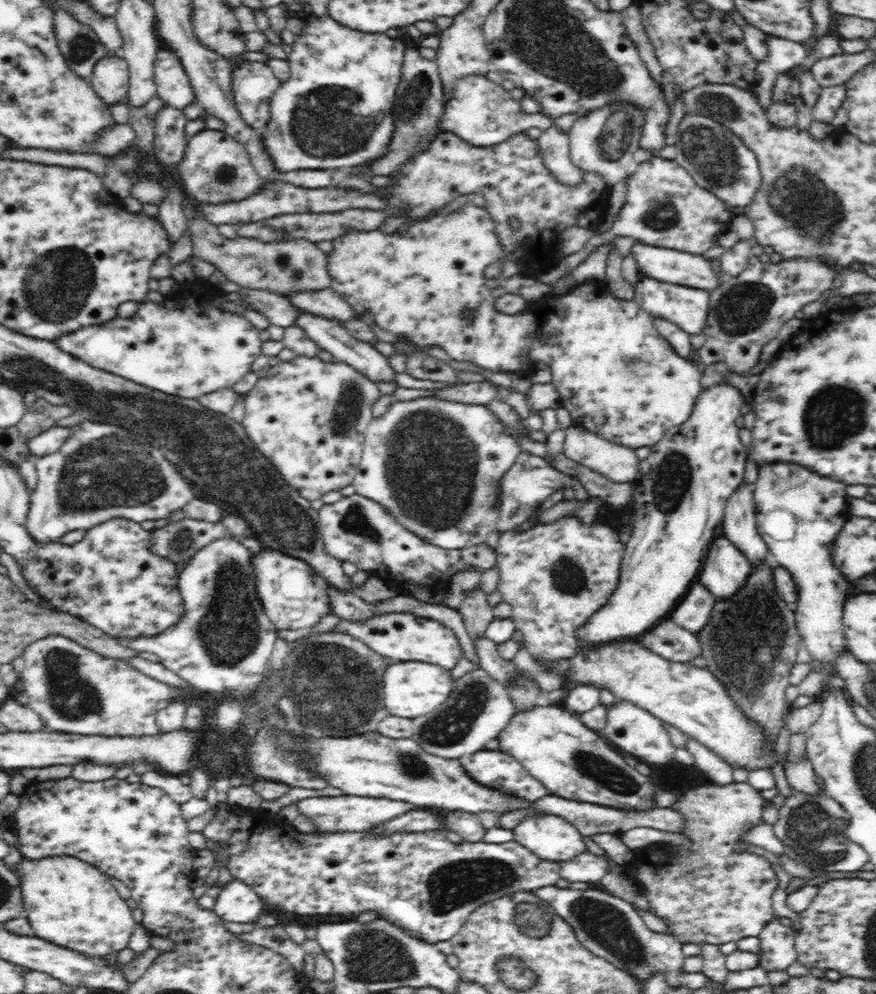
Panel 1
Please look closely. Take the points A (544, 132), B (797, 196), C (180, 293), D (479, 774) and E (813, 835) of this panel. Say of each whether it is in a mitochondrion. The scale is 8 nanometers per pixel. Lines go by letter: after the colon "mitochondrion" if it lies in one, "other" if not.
A: other
B: mitochondrion
C: other
D: other
E: mitochondrion

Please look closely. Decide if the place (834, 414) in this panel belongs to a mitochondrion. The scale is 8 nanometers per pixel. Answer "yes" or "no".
yes

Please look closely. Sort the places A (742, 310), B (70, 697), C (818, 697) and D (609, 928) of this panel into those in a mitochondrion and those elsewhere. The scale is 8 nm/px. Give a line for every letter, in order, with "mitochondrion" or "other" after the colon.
A: mitochondrion
B: mitochondrion
C: other
D: mitochondrion

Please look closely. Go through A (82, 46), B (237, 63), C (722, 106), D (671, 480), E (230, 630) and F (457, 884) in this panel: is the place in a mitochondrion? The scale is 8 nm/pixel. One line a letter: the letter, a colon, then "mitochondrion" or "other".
A: mitochondrion
B: other
C: mitochondrion
D: mitochondrion
E: mitochondrion
F: mitochondrion

